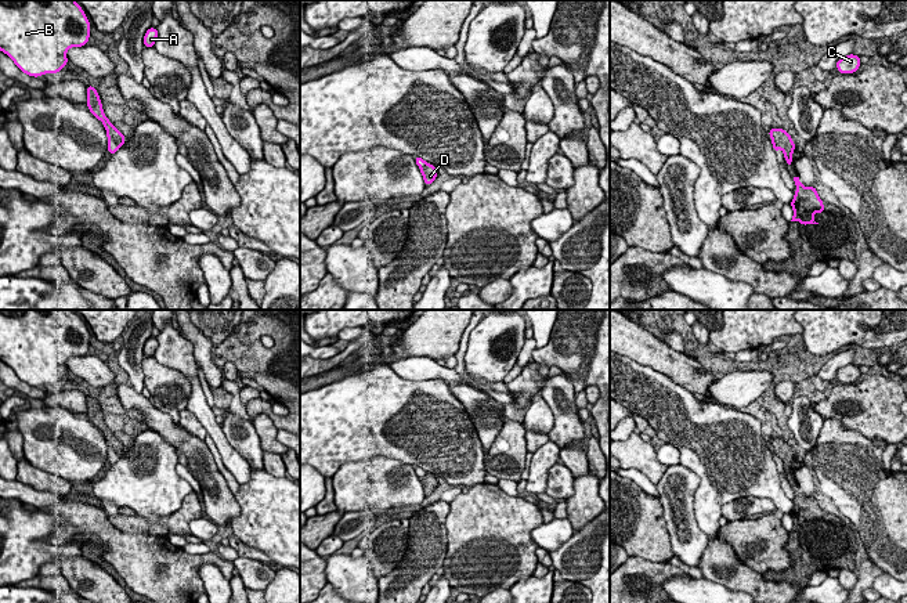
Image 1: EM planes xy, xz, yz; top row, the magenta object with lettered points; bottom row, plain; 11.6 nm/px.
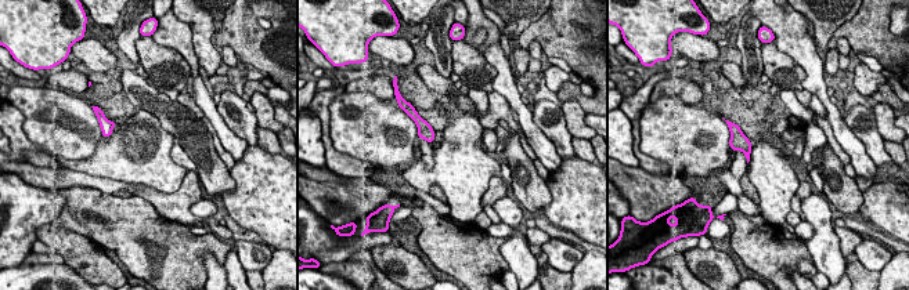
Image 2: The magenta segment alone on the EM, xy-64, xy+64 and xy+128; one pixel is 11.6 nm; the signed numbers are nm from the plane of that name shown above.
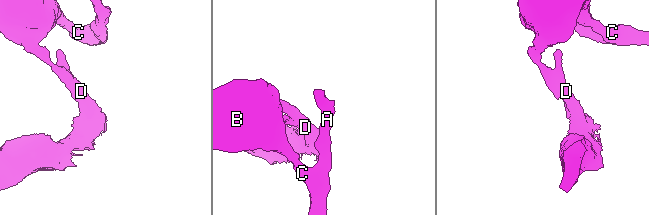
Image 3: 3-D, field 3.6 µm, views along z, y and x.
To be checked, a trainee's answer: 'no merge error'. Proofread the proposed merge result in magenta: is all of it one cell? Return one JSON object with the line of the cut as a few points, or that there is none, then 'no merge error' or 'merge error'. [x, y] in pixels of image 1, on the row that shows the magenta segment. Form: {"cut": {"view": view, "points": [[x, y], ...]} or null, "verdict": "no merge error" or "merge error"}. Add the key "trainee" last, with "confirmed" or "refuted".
{"cut": {"view": "xy", "points": [[107, 132], [119, 147]]}, "verdict": "merge error", "trainee": "refuted"}

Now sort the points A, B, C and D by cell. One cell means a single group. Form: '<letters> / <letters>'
A B C / D

